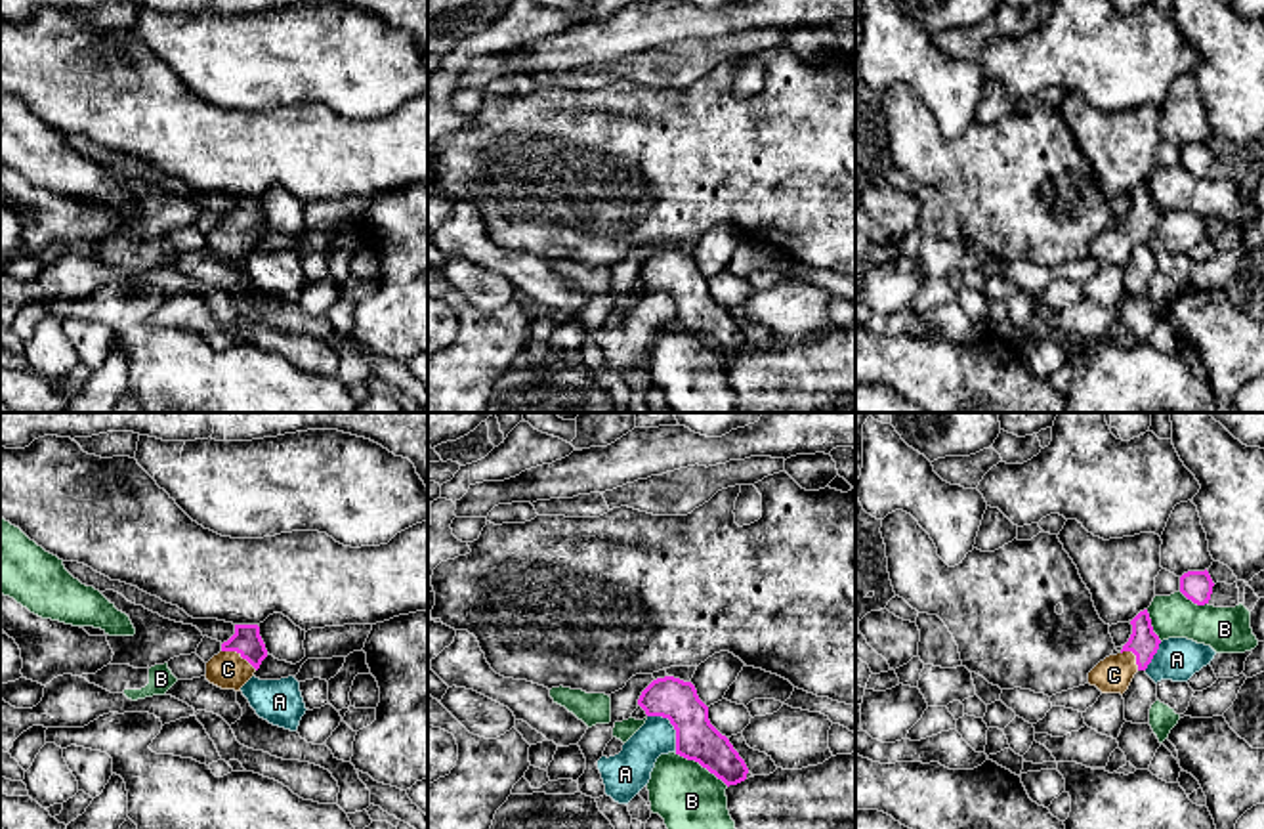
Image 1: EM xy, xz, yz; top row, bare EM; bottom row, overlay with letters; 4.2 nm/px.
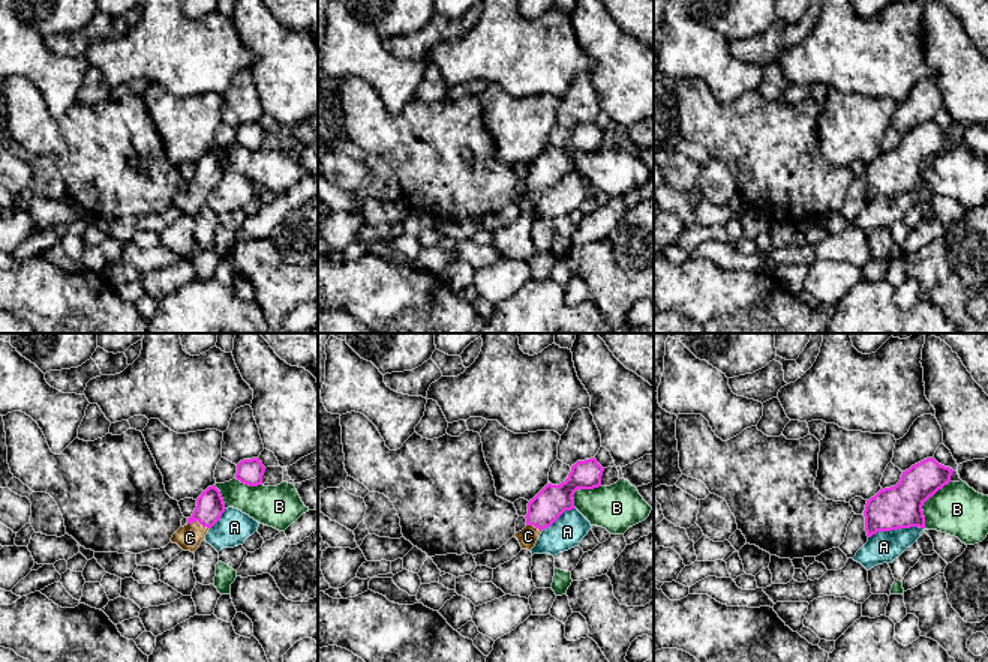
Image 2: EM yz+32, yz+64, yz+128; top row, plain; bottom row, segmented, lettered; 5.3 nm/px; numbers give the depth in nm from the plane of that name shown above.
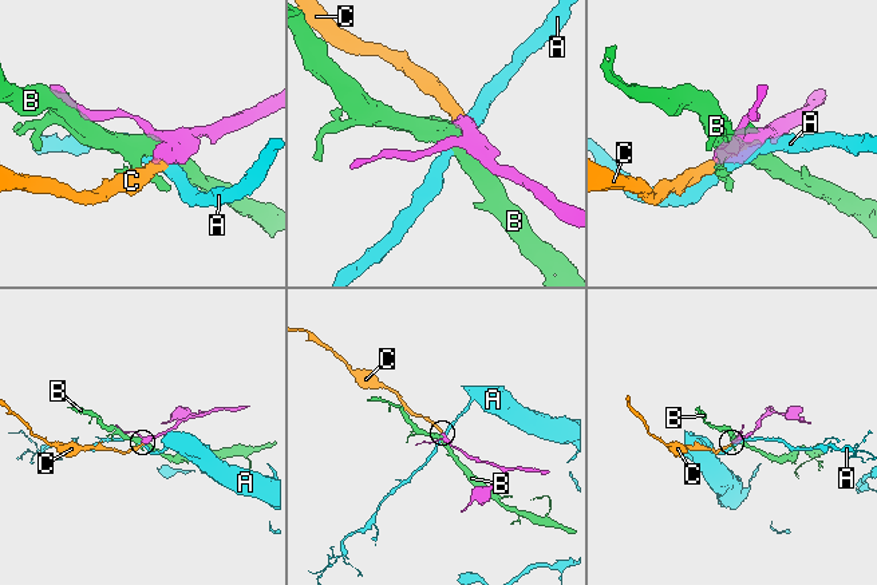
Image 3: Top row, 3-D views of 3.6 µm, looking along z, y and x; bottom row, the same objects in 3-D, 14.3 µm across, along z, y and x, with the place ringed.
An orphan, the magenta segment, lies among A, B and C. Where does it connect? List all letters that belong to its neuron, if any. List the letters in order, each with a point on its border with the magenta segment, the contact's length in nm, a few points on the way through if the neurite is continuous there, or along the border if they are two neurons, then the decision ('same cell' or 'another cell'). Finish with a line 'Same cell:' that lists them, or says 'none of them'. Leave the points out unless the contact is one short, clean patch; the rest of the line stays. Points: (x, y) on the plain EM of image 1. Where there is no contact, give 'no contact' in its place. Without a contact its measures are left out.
A: xz (673, 297) | 200 nm | along xz (648, 287), (659, 287), (669, 293), (674, 302), (676, 323) | another cell
B: xz (701, 337) | 280 nm | another cell
C: xy (239, 224) | 170 nm | across xy (247, 212), (239, 224), (228, 241) | same cell
Same cell: C

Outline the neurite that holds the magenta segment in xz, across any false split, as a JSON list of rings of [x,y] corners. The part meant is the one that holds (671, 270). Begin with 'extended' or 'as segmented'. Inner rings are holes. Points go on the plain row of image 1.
as segmented | [[[674,248],[653,252],[638,277],[647,288],[668,290],[676,302],[676,327],[699,334],[727,359],[747,351],[748,340],[729,311],[708,292],[708,279],[691,254]]]

